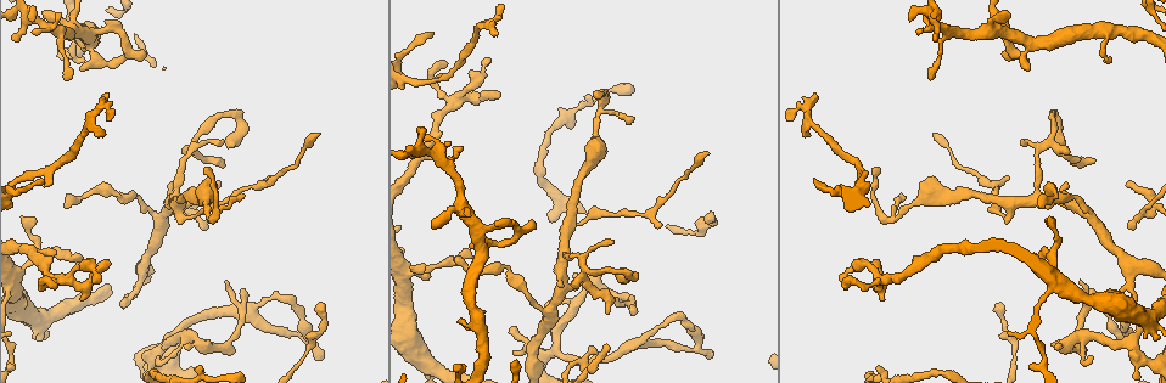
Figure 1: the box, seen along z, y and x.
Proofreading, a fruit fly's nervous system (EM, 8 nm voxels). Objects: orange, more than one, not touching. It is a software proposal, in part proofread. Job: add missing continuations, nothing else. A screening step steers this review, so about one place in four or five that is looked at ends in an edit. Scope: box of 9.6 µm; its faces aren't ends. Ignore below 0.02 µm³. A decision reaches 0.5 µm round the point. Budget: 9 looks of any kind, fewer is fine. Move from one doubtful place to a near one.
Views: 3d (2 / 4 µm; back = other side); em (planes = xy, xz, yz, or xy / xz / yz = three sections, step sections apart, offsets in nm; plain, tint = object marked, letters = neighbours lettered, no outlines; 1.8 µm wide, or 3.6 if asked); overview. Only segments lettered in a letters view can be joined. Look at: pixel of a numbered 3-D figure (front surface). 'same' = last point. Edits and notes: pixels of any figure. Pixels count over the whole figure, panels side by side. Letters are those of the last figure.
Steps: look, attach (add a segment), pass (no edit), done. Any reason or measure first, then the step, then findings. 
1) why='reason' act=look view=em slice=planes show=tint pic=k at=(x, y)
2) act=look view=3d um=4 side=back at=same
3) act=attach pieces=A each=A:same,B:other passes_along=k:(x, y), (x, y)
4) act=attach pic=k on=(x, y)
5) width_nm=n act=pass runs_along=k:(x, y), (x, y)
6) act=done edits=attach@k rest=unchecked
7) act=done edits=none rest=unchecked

why='tapers out' act=look view=em slice=xy step=8 show=tint pic=1 at=(39, 179)

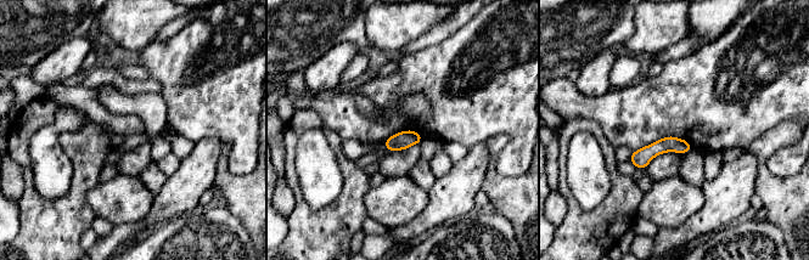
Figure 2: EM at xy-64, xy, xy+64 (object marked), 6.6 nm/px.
act=look view=em slice=planes show=letters at=same

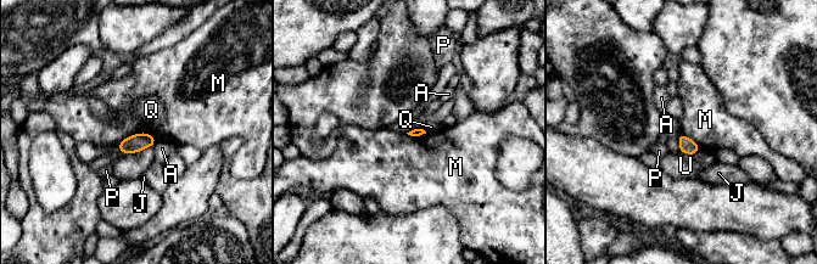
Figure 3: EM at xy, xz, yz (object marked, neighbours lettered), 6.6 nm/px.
act=pass each=A:other,J:other,M:other,P:other,Q:other,U:other border=3:(156, 138), (135, 133), (119, 142) found='no lettered segment goes on from it'

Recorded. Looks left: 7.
why='tapers out' act=look view=3d um=2 pic=1 at=(812, 96)

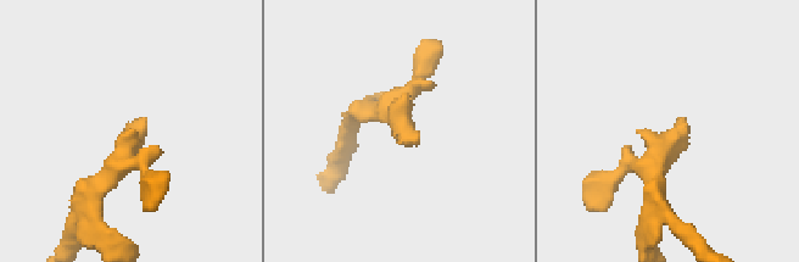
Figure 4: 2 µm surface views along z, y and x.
act=look view=em slice=planes show=letters pic=4 at=(143, 118)

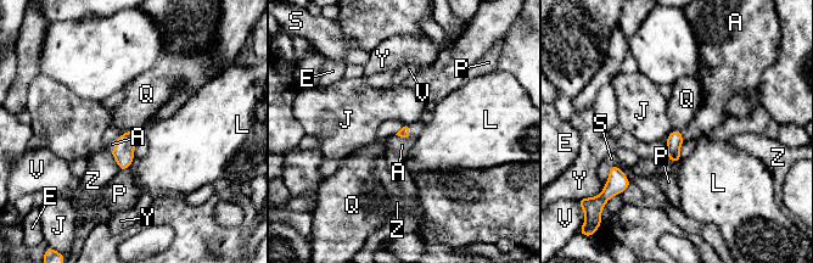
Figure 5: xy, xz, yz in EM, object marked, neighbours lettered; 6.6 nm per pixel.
act=attach pic=5 on=(402, 145) each=A:same,E:other,J:other,L:other,P:other,Q:other,S:other,V:other,Y:other,Z:other passes_along=5:(404, 132), (402, 136), (402, 145) found='the cell continues'

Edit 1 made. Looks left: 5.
why='an open end' act=look view=3d um=2 pic=1 at=(872, 262)

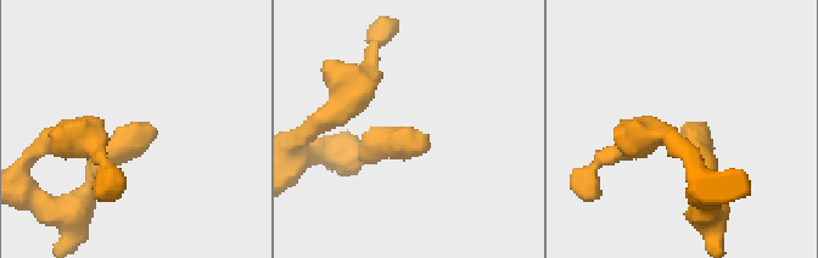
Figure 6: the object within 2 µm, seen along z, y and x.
act=look view=em slice=planes show=plain pic=6 at=(685, 131)

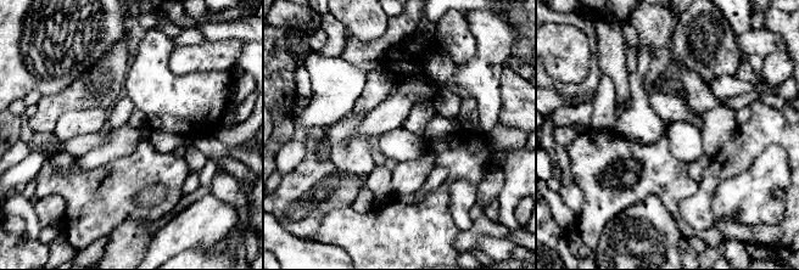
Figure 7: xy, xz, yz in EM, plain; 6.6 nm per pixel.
why='see the neighbours' act=look view=em slice=planes show=letters at=same

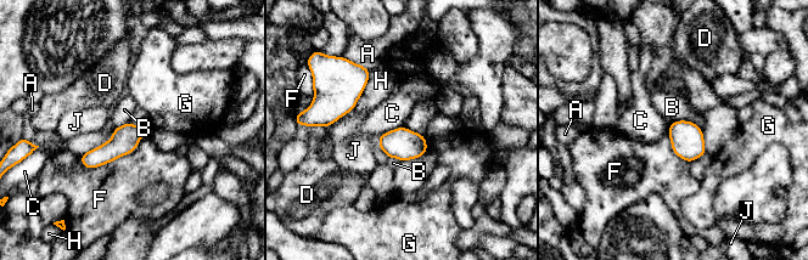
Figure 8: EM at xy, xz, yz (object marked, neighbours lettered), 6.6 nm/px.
act=pass each=A:other,B:other,C:other,D:other,F:other,G:other,H:other,J:other border=8:(144, 126), (132, 152), (79, 160) found='no lettered segment goes on from it'

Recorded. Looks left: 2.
why='branch stops here' act=look view=em um=3.6 slice=yz step=8 show=tint pic=1 at=(218, 158)

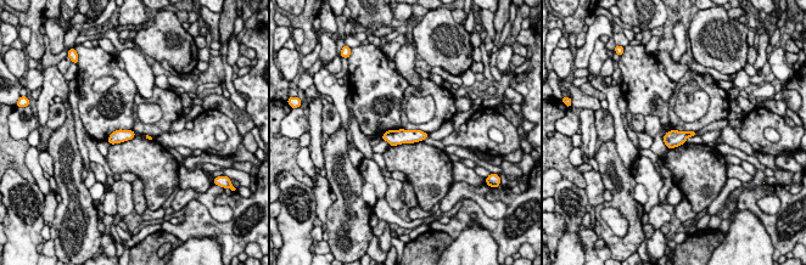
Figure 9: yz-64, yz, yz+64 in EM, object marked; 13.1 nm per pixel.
act=look view=em um=3.6 slice=xy step=16 show=letters at=same

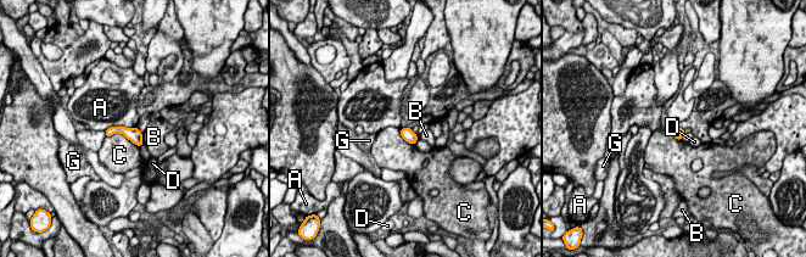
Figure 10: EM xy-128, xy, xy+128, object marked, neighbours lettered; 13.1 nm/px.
width_nm=130 act=pass each=A:other,B:other,C:other,D:other,G:other border=10:(135, 126), (108, 127), (104, 130) found='none of them fits'

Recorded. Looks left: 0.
act=done edits=attach@5 rest=unchecked

